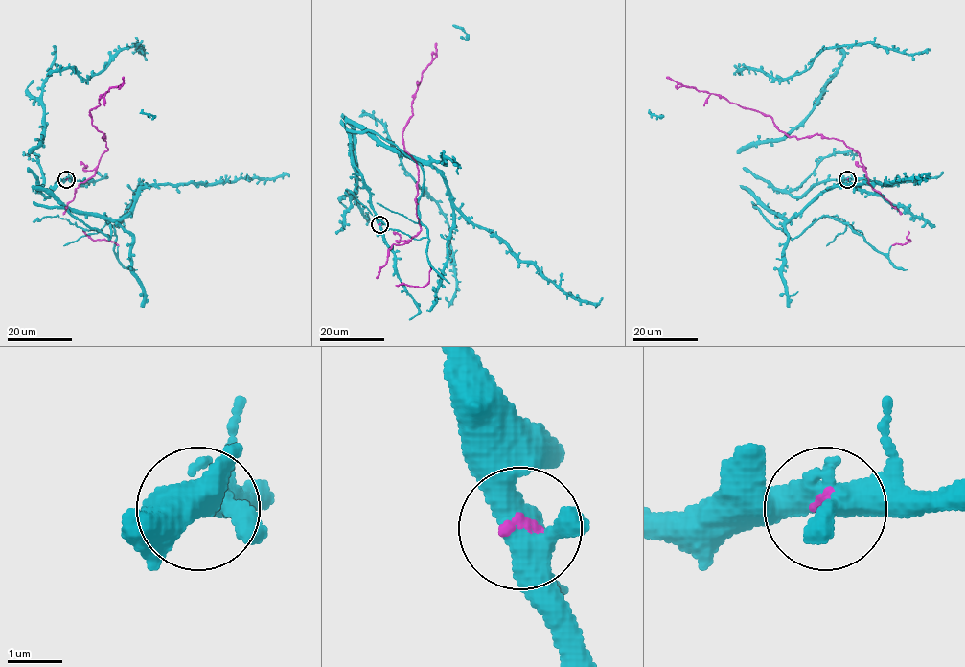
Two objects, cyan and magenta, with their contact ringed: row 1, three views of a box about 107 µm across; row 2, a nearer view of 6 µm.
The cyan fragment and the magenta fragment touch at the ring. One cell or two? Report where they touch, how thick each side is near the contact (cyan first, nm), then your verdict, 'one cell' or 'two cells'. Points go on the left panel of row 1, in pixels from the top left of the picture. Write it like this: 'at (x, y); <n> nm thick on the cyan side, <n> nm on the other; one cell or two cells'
at (66, 179); 440 nm thick on the cyan side, 110 nm on the other; one cell

